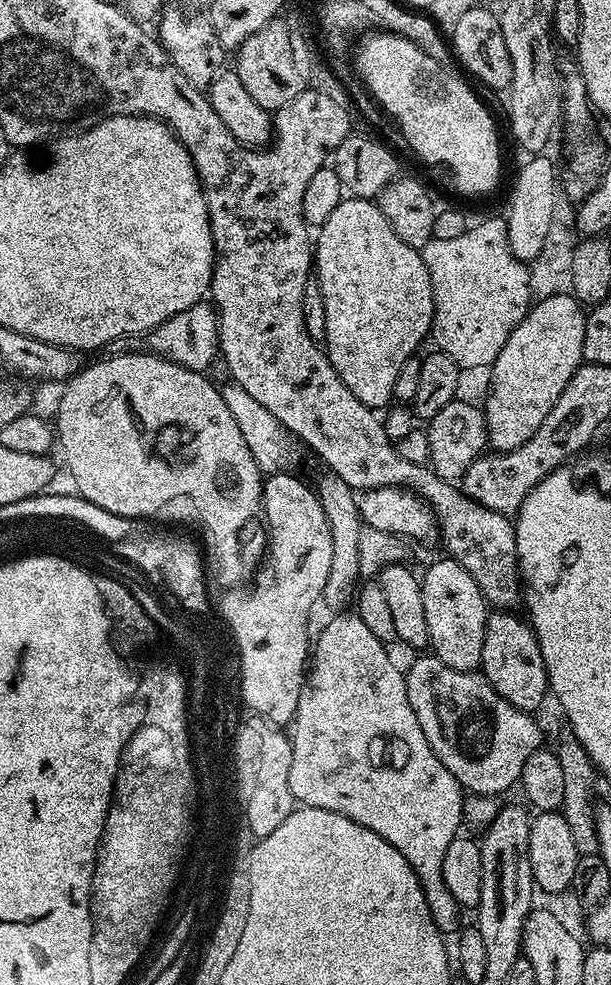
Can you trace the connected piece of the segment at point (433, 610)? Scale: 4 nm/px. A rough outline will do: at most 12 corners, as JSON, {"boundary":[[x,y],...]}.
{"boundary":[[451,558],[420,581],[430,652],[480,667],[490,605]]}

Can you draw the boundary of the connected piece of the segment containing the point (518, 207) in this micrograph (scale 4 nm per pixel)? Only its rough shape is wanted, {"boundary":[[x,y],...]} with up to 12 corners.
{"boundary":[[547,155],[520,168],[508,196],[510,250],[533,262],[556,214]]}

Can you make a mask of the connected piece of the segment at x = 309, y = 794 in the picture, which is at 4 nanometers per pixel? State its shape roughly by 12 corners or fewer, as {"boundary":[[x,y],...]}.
{"boundary":[[341,611],[315,637],[288,785],[410,862],[461,927],[442,858],[465,789],[405,673]]}

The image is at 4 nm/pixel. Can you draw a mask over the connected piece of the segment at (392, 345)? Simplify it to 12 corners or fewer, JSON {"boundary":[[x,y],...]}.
{"boundary":[[345,198],[314,240],[323,343],[393,403],[435,314],[421,253]]}

